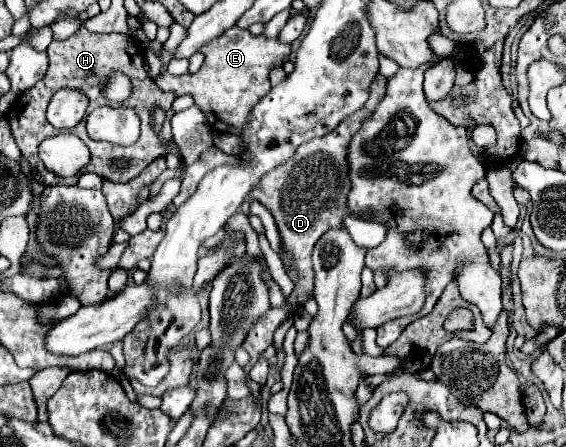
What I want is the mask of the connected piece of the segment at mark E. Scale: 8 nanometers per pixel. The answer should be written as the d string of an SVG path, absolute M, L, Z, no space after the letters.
M174 23L169 28L169 39L163 45L161 59L163 62L162 72L154 81L158 85L158 89L162 91L170 91L176 97L180 95L190 95L196 103L196 107L200 107L200 111L210 119L210 123L222 121L234 129L226 129L230 133L240 133L250 109L258 103L258 99L262 95L268 93L270 89L270 79L268 79L268 71L272 67L280 67L288 55L290 55L290 45L278 43L278 39L264 39L264 37L254 37L248 31L240 31L238 27L230 27L228 31L224 31L220 37L216 37L214 41L206 43L200 51L204 53L204 65L200 67L200 71L196 73L184 73L184 75L170 75L167 65L172 59L175 47L186 36L186 28L179 23Z

